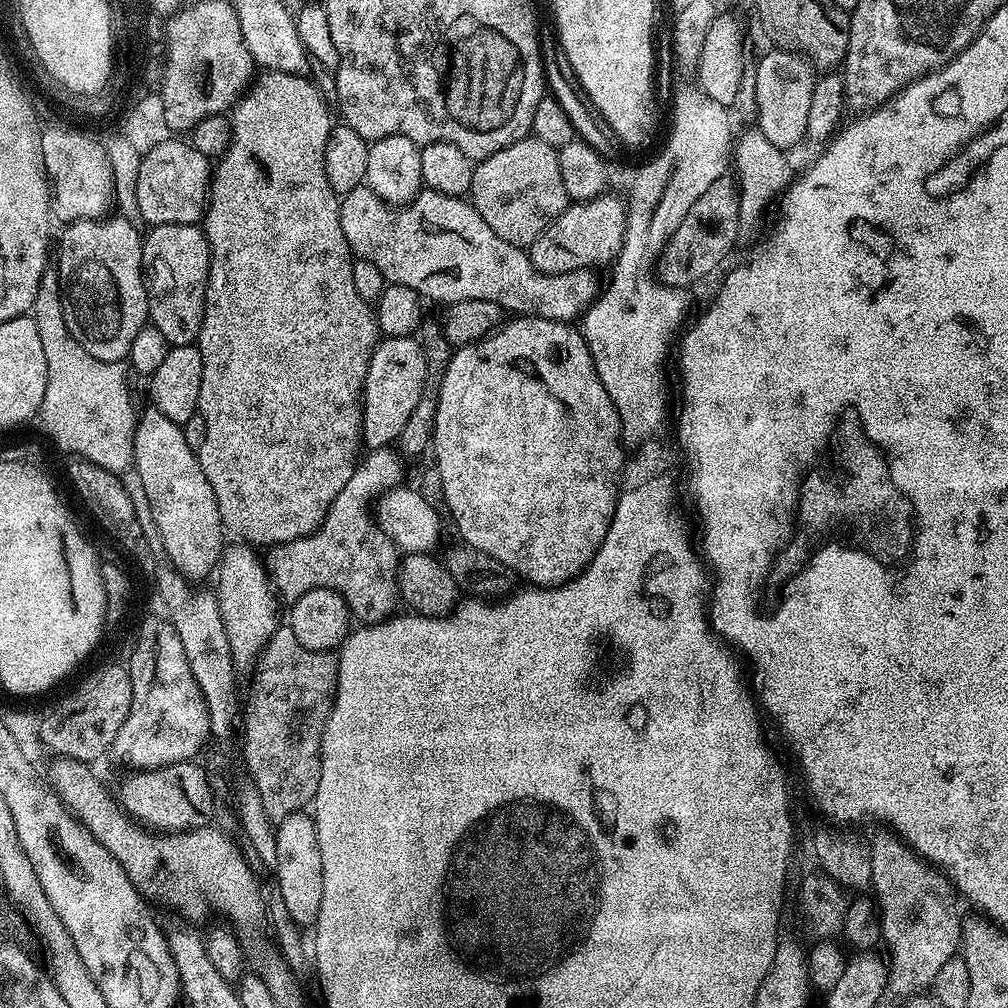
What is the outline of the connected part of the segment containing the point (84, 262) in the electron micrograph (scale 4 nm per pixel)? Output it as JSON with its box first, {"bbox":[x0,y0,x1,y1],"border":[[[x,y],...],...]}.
{"bbox":[60,214,149,361],"border":[[[119,214],[98,220],[73,220],[60,236],[60,305],[70,334],[94,358],[123,361],[130,342],[149,323],[148,285],[144,283],[144,241],[133,221]]]}

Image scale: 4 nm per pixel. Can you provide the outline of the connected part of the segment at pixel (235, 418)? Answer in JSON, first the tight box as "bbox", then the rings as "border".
{"bbox":[198,70,378,546],"border":[[[264,70],[253,79],[244,95],[236,101],[230,112],[232,137],[228,139],[228,149],[224,155],[215,161],[208,189],[208,207],[204,209],[202,221],[208,249],[212,251],[212,261],[208,271],[204,317],[198,341],[202,354],[202,390],[198,394],[198,415],[206,418],[206,442],[202,442],[198,455],[202,474],[206,474],[206,482],[210,482],[214,498],[218,498],[221,524],[231,535],[232,532],[236,535],[237,541],[249,546],[289,544],[298,538],[309,536],[326,518],[330,502],[338,498],[338,490],[342,490],[342,486],[350,482],[350,474],[354,474],[362,452],[360,431],[364,417],[362,397],[366,370],[378,343],[373,305],[364,300],[354,286],[352,247],[346,242],[346,234],[342,234],[341,197],[330,186],[330,178],[326,178],[324,169],[326,142],[332,133],[334,119],[328,113],[328,104],[324,101],[323,94],[308,79],[307,75],[295,76],[286,72]]]}

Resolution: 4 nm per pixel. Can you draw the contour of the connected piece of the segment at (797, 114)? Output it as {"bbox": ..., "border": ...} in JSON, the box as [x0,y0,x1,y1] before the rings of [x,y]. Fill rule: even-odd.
{"bbox":[756,50,818,150],"border":[[[771,50],[756,64],[756,120],[760,132],[774,146],[791,150],[806,140],[806,118],[810,114],[810,98],[818,79],[817,69],[807,56],[787,50]]]}

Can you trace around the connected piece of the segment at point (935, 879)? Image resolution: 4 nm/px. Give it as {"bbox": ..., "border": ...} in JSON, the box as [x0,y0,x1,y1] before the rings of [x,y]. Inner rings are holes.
{"bbox":[870,835,962,998],"border":[[[887,835],[870,844],[871,891],[876,892],[882,944],[888,947],[887,991],[912,998],[927,993],[938,978],[938,970],[957,959],[962,948],[962,915],[948,877],[921,860],[898,836]]]}

